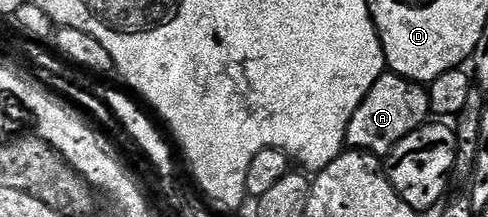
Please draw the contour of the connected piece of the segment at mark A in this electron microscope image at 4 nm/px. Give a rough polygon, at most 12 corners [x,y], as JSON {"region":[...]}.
{"region":[[386,71],[345,144],[384,159],[430,117],[428,88]]}

